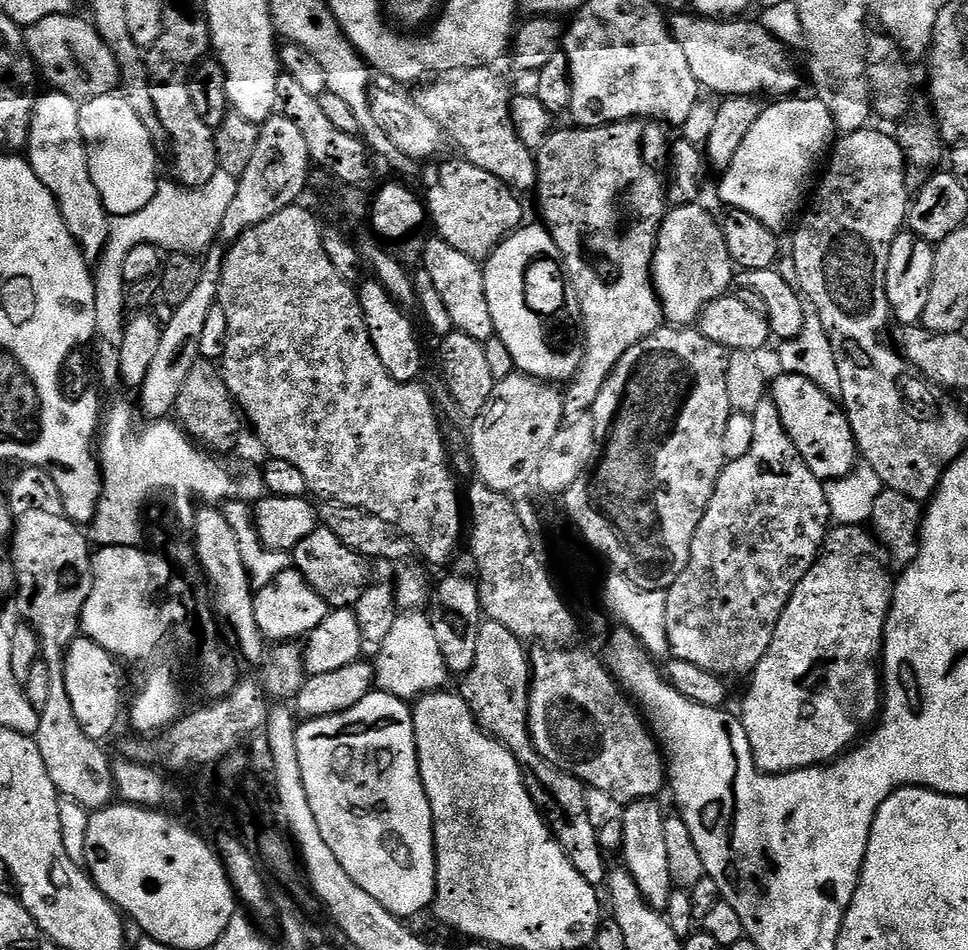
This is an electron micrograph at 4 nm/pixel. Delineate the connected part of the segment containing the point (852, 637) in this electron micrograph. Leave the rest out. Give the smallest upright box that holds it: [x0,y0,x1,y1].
[738,524,894,774]

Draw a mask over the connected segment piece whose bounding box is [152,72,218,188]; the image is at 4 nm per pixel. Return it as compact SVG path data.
M176 72L169 80L152 81L152 98L154 100L154 110L158 112L158 119L162 122L162 126L168 135L167 143L172 144L172 160L176 163L175 179L179 181L185 188L201 188L206 186L206 182L210 182L210 178L214 178L214 174L218 171L218 158L216 157L216 133L210 126L206 126L206 122L202 122L198 118L198 110L194 110L194 102L190 102L190 90L188 89L190 80L186 75Z

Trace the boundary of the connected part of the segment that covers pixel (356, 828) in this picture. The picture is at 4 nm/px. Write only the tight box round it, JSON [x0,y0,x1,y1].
[296,690,436,918]

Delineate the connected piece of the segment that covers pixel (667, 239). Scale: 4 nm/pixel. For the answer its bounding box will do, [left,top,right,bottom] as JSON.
[652,202,734,326]

